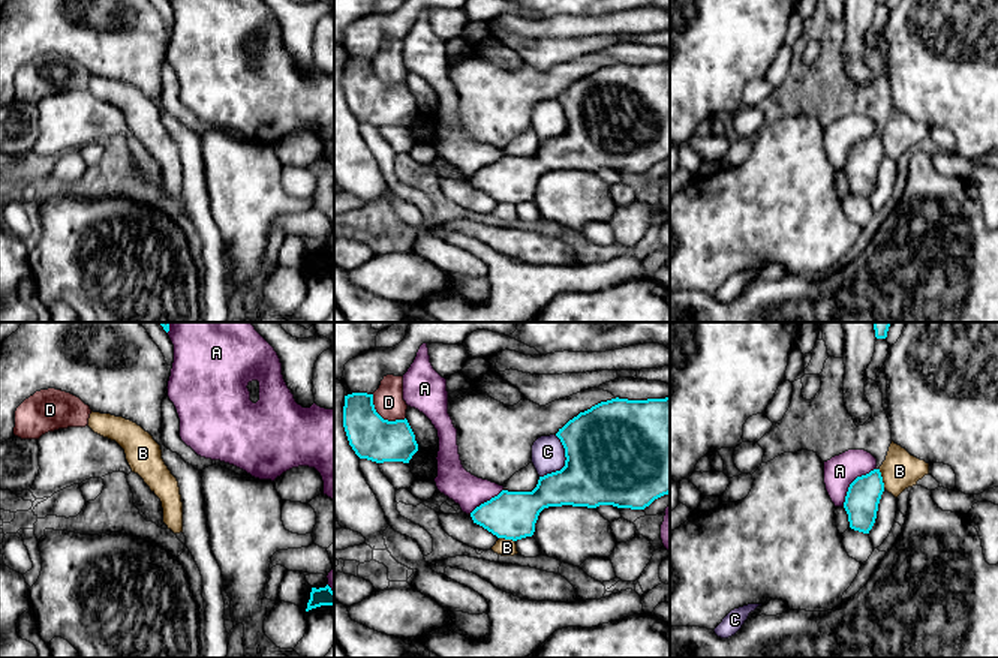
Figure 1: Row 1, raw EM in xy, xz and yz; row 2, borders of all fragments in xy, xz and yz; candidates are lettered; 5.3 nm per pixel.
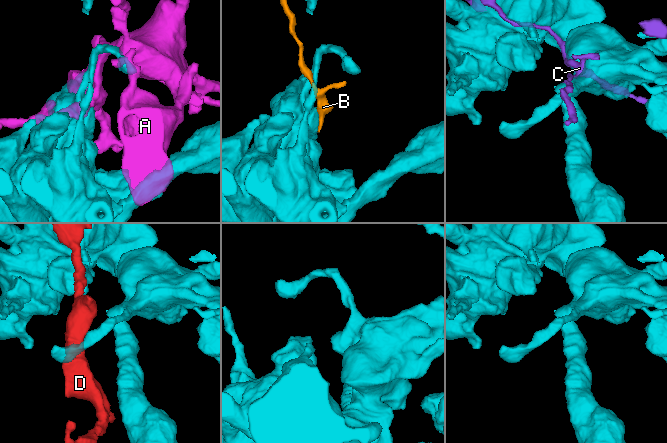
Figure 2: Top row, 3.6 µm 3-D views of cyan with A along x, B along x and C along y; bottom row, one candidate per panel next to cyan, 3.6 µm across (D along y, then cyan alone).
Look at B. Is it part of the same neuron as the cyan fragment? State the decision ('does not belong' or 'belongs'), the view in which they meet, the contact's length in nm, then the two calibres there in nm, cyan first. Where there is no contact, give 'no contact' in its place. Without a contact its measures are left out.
does not belong; meets cyan in yz; contact 110 nm long; 180 nm thick on the cyan side, 200 nm on the other

